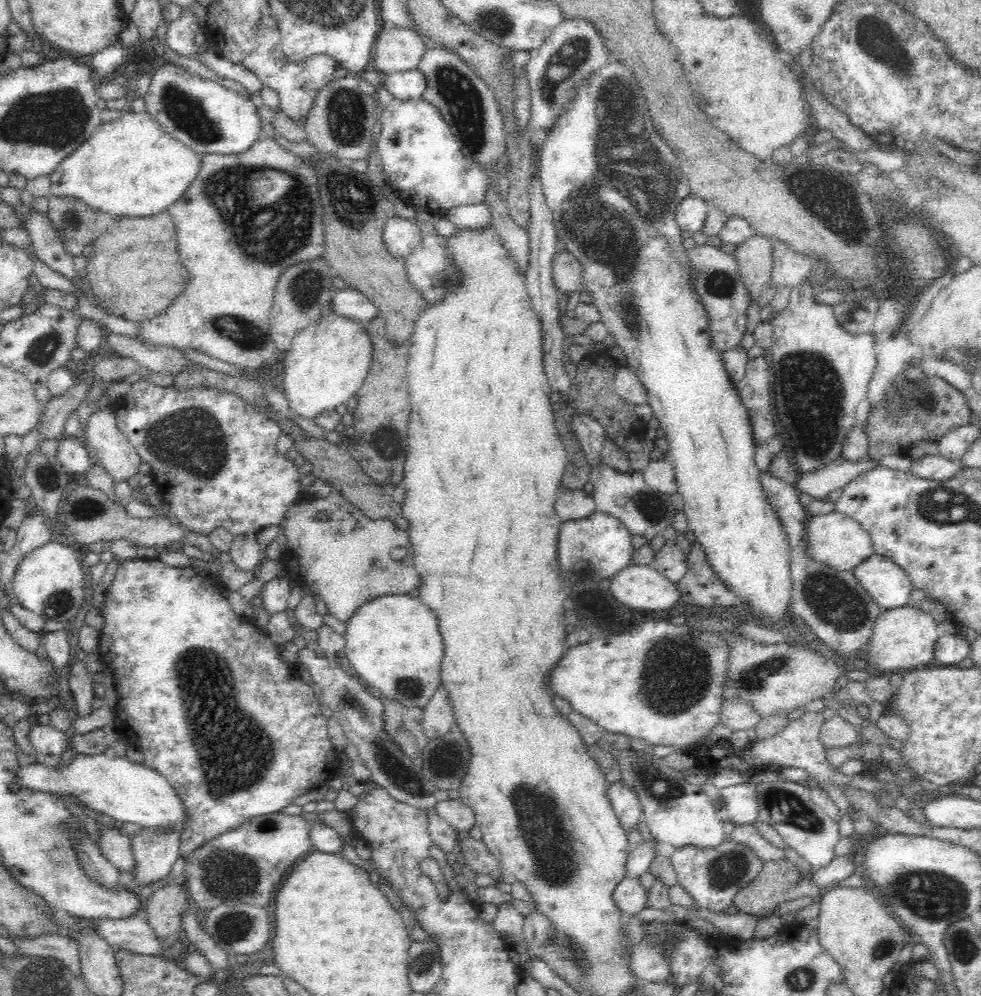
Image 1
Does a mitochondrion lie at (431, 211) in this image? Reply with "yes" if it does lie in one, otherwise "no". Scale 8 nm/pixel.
no

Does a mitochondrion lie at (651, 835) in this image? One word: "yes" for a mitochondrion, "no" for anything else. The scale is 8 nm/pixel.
no

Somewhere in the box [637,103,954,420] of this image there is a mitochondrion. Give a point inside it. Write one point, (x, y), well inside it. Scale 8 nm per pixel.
(847, 219)

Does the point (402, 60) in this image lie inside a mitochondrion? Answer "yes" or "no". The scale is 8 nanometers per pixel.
no

